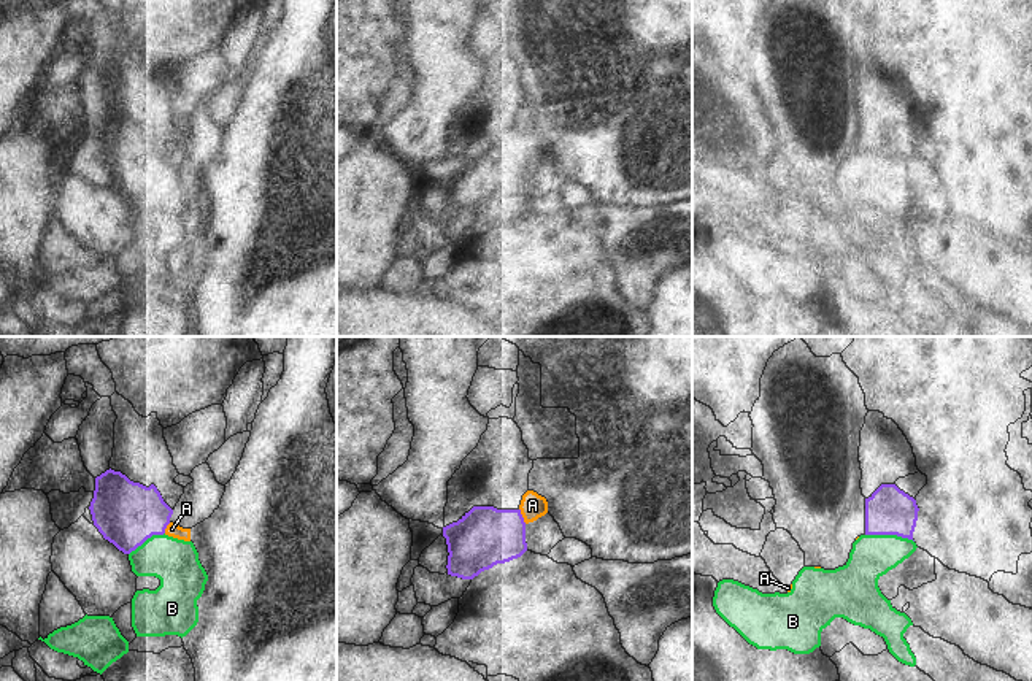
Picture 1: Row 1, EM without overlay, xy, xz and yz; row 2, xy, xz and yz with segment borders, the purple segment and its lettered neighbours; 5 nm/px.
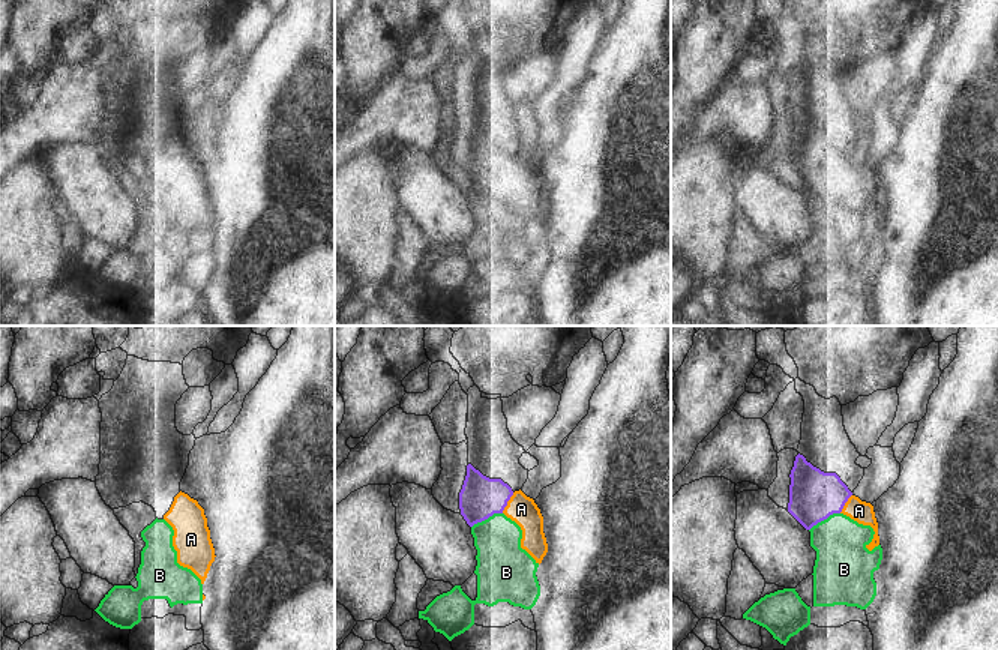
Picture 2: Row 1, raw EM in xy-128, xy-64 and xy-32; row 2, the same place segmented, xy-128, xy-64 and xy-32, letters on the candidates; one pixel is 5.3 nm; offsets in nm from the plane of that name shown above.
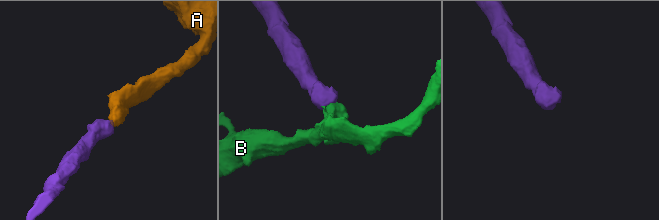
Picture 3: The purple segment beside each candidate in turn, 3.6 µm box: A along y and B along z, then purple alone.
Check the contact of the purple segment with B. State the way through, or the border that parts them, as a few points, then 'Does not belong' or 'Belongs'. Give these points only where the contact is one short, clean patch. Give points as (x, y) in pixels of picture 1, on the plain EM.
Does not belong

